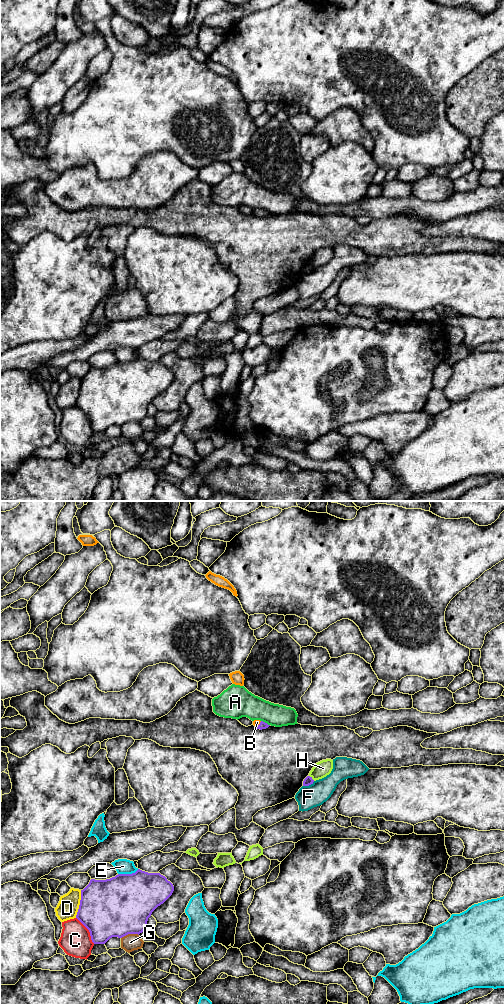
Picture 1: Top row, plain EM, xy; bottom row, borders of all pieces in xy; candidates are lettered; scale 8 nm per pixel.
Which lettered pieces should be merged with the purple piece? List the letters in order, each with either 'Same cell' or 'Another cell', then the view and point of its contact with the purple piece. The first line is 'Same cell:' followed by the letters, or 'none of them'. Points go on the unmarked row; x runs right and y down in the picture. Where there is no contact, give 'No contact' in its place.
Same cell: B
A: Another cell. Touches purple at xy (264, 210)
B: Same cell. Touches purple at xy (259, 212)
C: Another cell. Touches purple at xy (88, 417)
D: Another cell. Touches purple at xy (80, 392)
E: Another cell. Touches purple at xy (128, 362)
F: Another cell. Touches purple at xy (308, 273)
G: Another cell. Touches purple at xy (129, 421)
H: Another cell. Touches purple at xy (311, 266)

